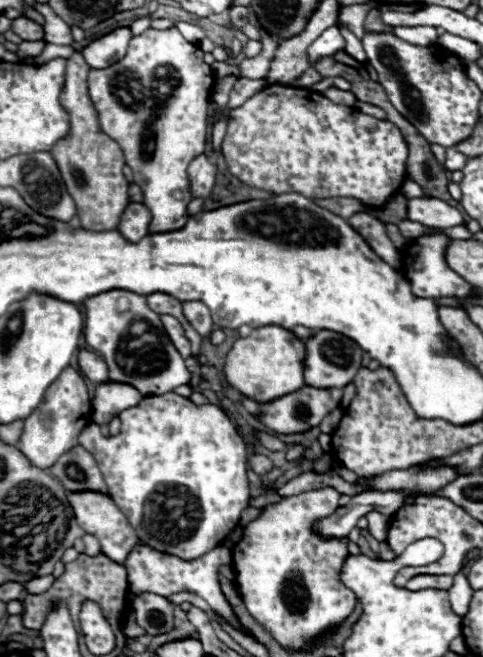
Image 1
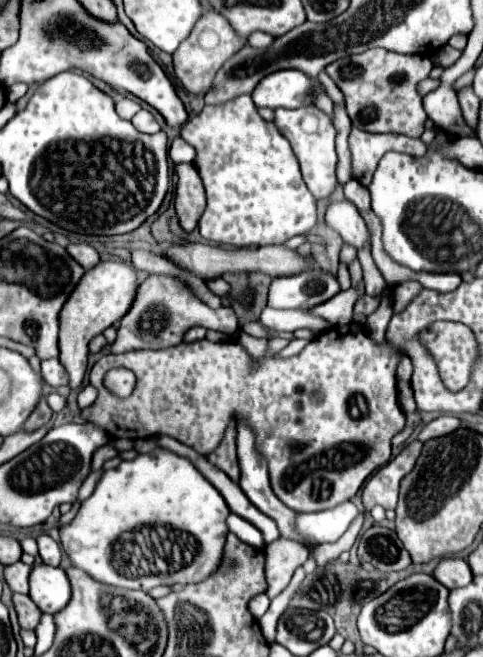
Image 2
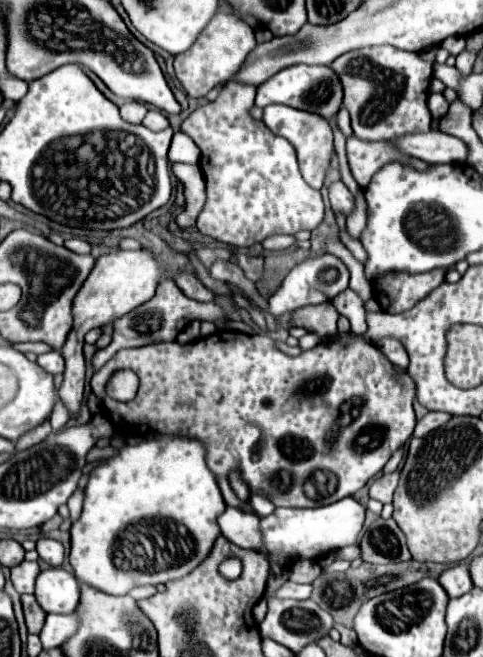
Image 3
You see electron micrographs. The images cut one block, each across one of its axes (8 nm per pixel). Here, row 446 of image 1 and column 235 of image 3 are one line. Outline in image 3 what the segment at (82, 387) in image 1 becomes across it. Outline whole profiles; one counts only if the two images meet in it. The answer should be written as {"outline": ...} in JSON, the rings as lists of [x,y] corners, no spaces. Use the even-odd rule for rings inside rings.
{"outline":[[[218,12],[206,26],[206,30],[202,30],[202,34],[198,36],[198,42],[194,42],[194,46],[190,46],[190,50],[178,54],[174,58],[174,70],[176,70],[176,78],[180,80],[180,84],[184,86],[186,94],[192,98],[204,98],[216,84],[224,82],[226,78],[232,78],[238,68],[242,66],[242,62],[246,60],[248,52],[256,46],[256,38],[254,38],[254,30],[240,20],[234,14],[228,12]]]}

